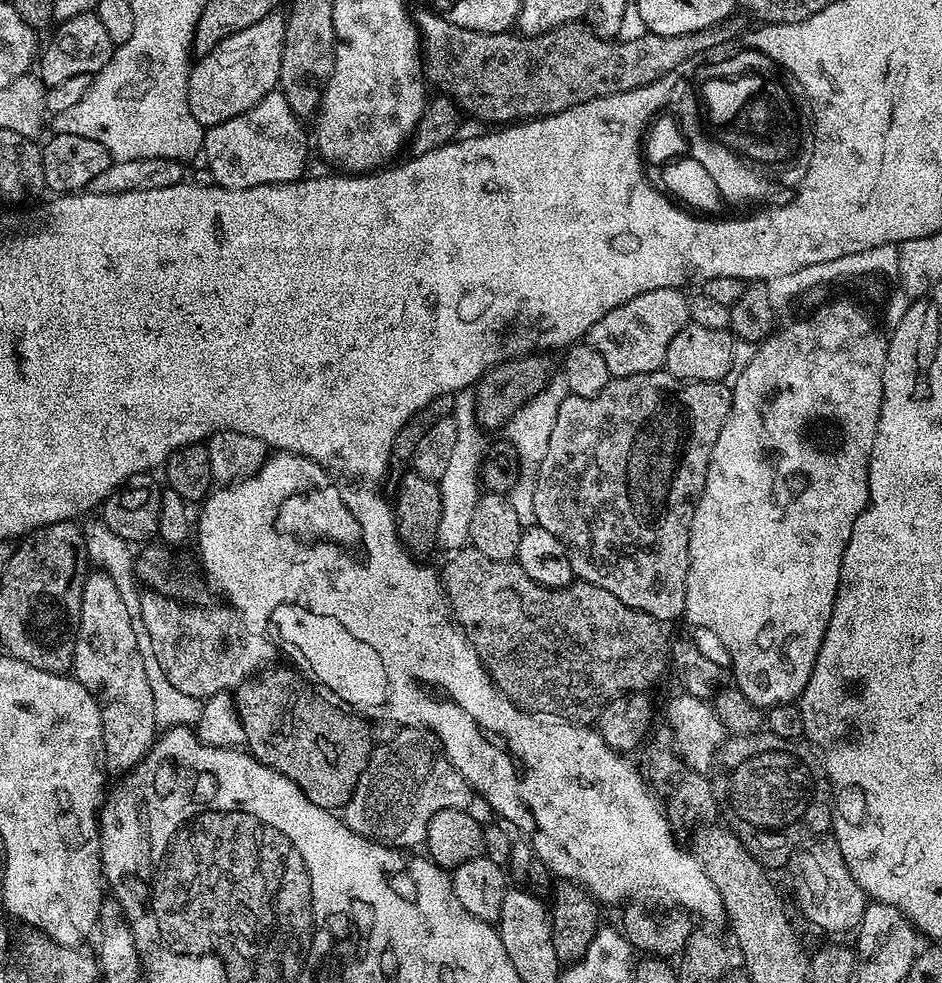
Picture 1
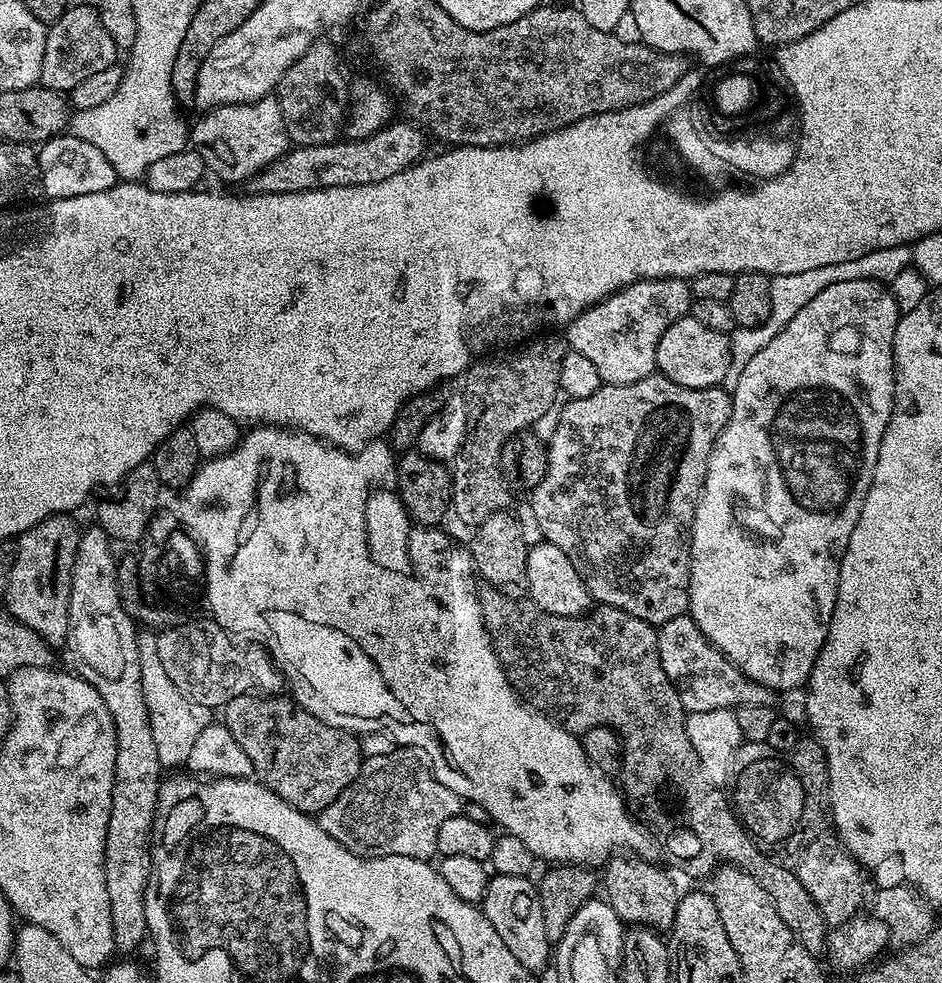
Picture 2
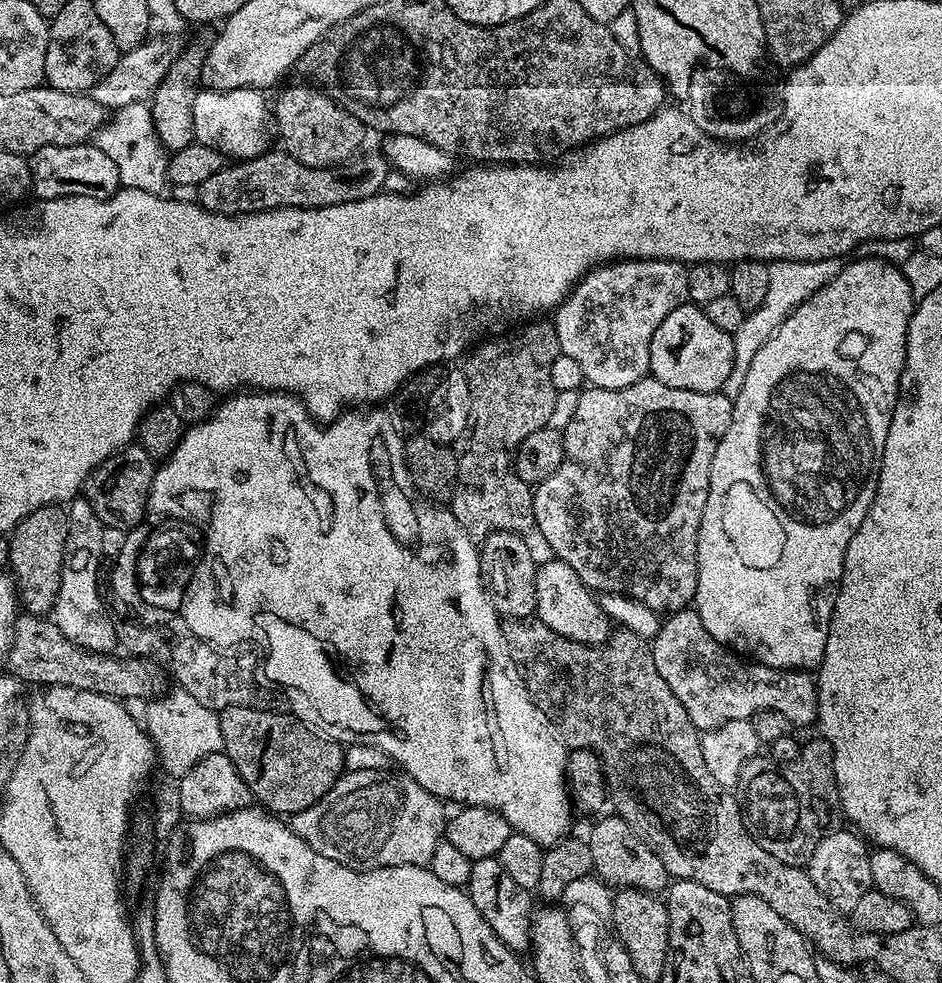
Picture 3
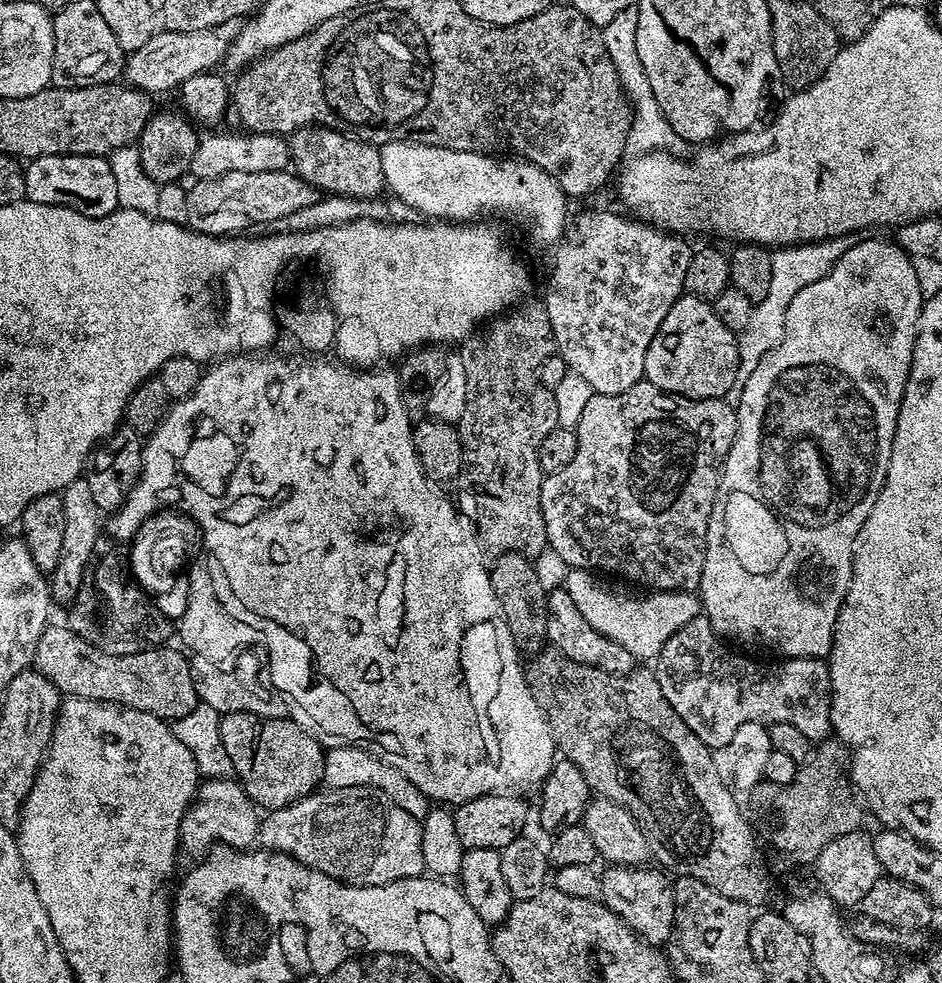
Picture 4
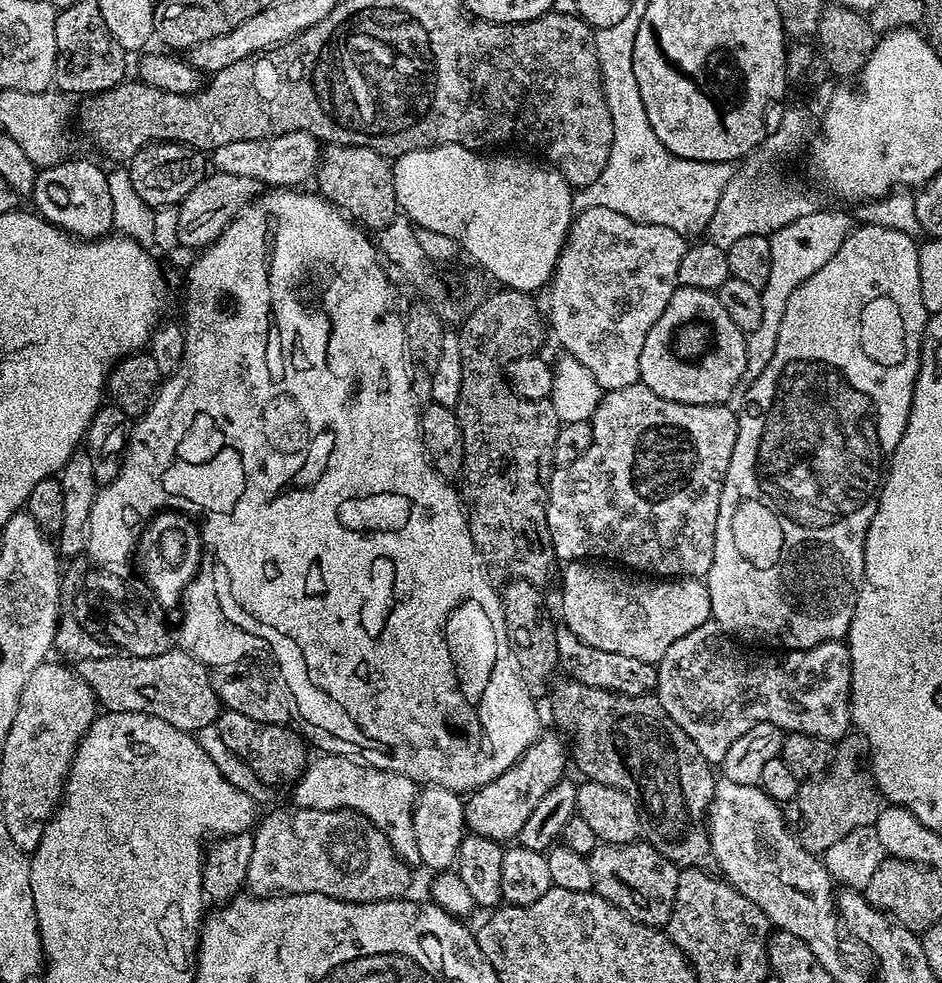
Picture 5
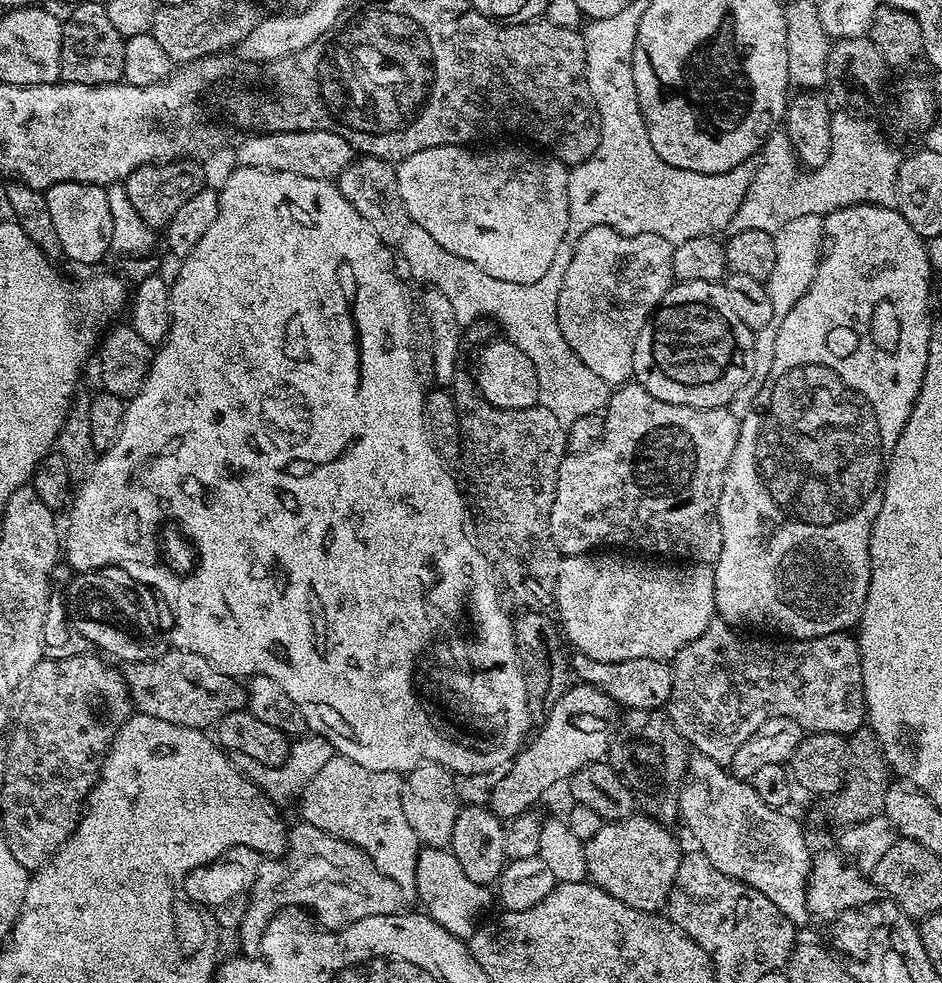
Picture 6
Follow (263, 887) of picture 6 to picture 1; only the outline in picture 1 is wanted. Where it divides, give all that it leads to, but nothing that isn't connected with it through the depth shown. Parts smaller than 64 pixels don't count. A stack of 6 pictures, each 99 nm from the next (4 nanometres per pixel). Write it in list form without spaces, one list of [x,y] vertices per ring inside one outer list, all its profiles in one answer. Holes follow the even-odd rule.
[[[401,727],[400,733],[389,744],[378,744],[372,749],[372,757],[368,759],[366,770],[350,798],[342,809],[344,824],[354,834],[364,836],[376,844],[384,844],[387,848],[416,850],[428,839],[430,818],[438,814],[438,810],[451,808],[467,809],[468,803],[474,800],[472,787],[462,778],[460,771],[453,766],[444,755],[439,743],[434,742],[433,733],[415,728]]]

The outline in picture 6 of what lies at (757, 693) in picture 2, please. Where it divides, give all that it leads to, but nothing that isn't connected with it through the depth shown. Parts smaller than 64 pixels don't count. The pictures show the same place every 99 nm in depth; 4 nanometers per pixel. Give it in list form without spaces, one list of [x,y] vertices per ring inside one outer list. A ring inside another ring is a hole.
[[[713,618],[701,636],[676,653],[671,666],[674,690],[666,705],[668,719],[699,755],[725,766],[731,765],[738,746],[770,718],[812,716],[812,732],[833,732],[845,738],[866,724],[868,711],[862,686],[860,642],[848,632],[809,640],[765,638],[760,634],[745,634],[725,620]]]

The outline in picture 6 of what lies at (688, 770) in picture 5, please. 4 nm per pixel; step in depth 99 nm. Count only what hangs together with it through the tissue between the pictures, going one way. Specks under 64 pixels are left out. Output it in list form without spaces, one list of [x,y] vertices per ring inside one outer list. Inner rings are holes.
[[[629,708],[618,724],[624,740],[613,739],[607,763],[632,789],[643,815],[668,826],[680,814],[680,790],[688,771],[689,745],[663,711],[654,708]]]

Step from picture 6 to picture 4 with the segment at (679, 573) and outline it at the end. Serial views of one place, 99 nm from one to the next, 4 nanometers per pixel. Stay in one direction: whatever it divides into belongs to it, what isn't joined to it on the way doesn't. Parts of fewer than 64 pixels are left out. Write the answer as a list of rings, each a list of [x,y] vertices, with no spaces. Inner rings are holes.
[[[585,568],[571,569],[566,587],[582,618],[586,618],[586,622],[590,622],[598,634],[610,638],[610,642],[626,646],[626,650],[630,650],[630,654],[640,662],[651,661],[675,632],[682,630],[686,622],[697,619],[702,612],[702,605],[693,593],[633,590],[623,583],[601,578]]]

